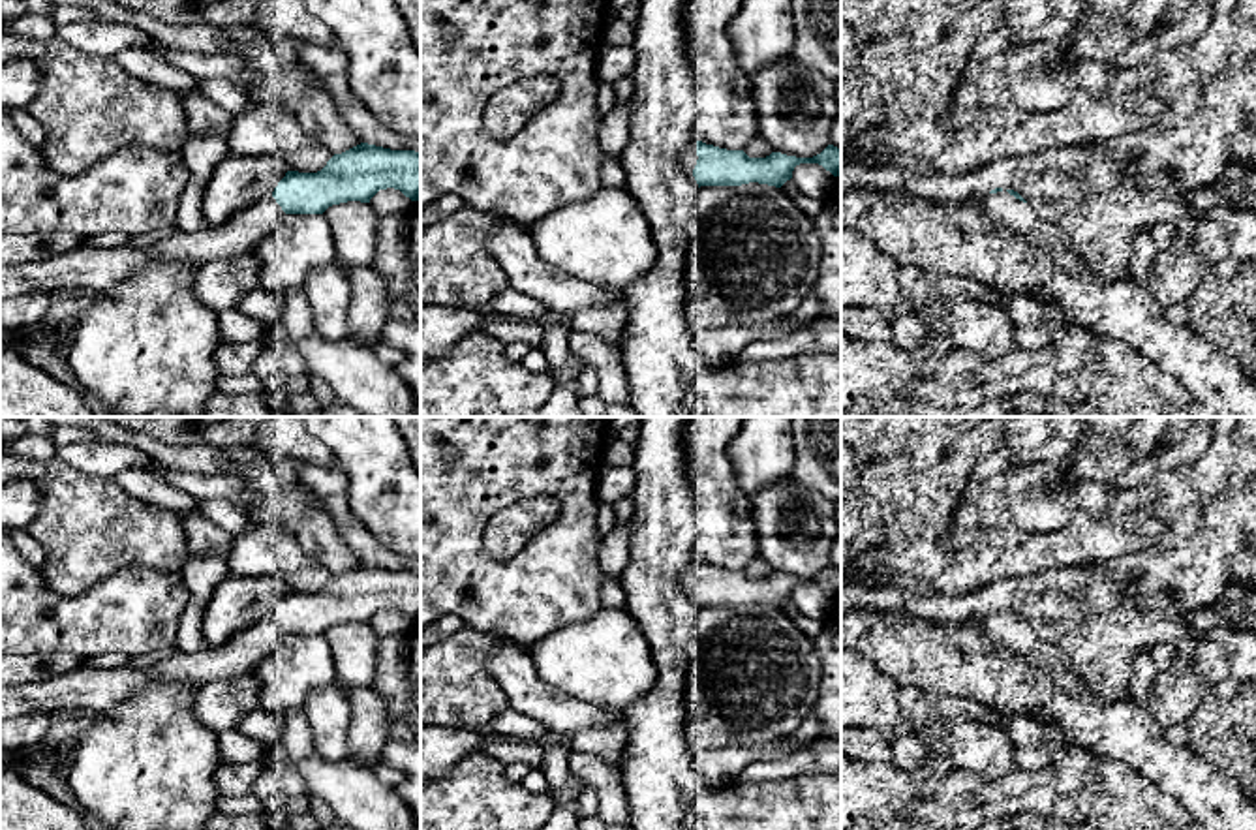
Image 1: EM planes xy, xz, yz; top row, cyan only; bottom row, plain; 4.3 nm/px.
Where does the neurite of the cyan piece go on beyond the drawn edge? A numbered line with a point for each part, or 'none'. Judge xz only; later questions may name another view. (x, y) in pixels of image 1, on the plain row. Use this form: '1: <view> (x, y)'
1: xz (689, 577)

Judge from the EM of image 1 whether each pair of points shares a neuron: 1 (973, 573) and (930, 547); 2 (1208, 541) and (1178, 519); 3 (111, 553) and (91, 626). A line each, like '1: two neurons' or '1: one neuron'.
1: two neurons
2: two neurons
3: two neurons

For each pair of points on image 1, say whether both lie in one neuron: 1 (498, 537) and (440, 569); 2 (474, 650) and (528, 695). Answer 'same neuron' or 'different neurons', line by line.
1: different neurons
2: different neurons

